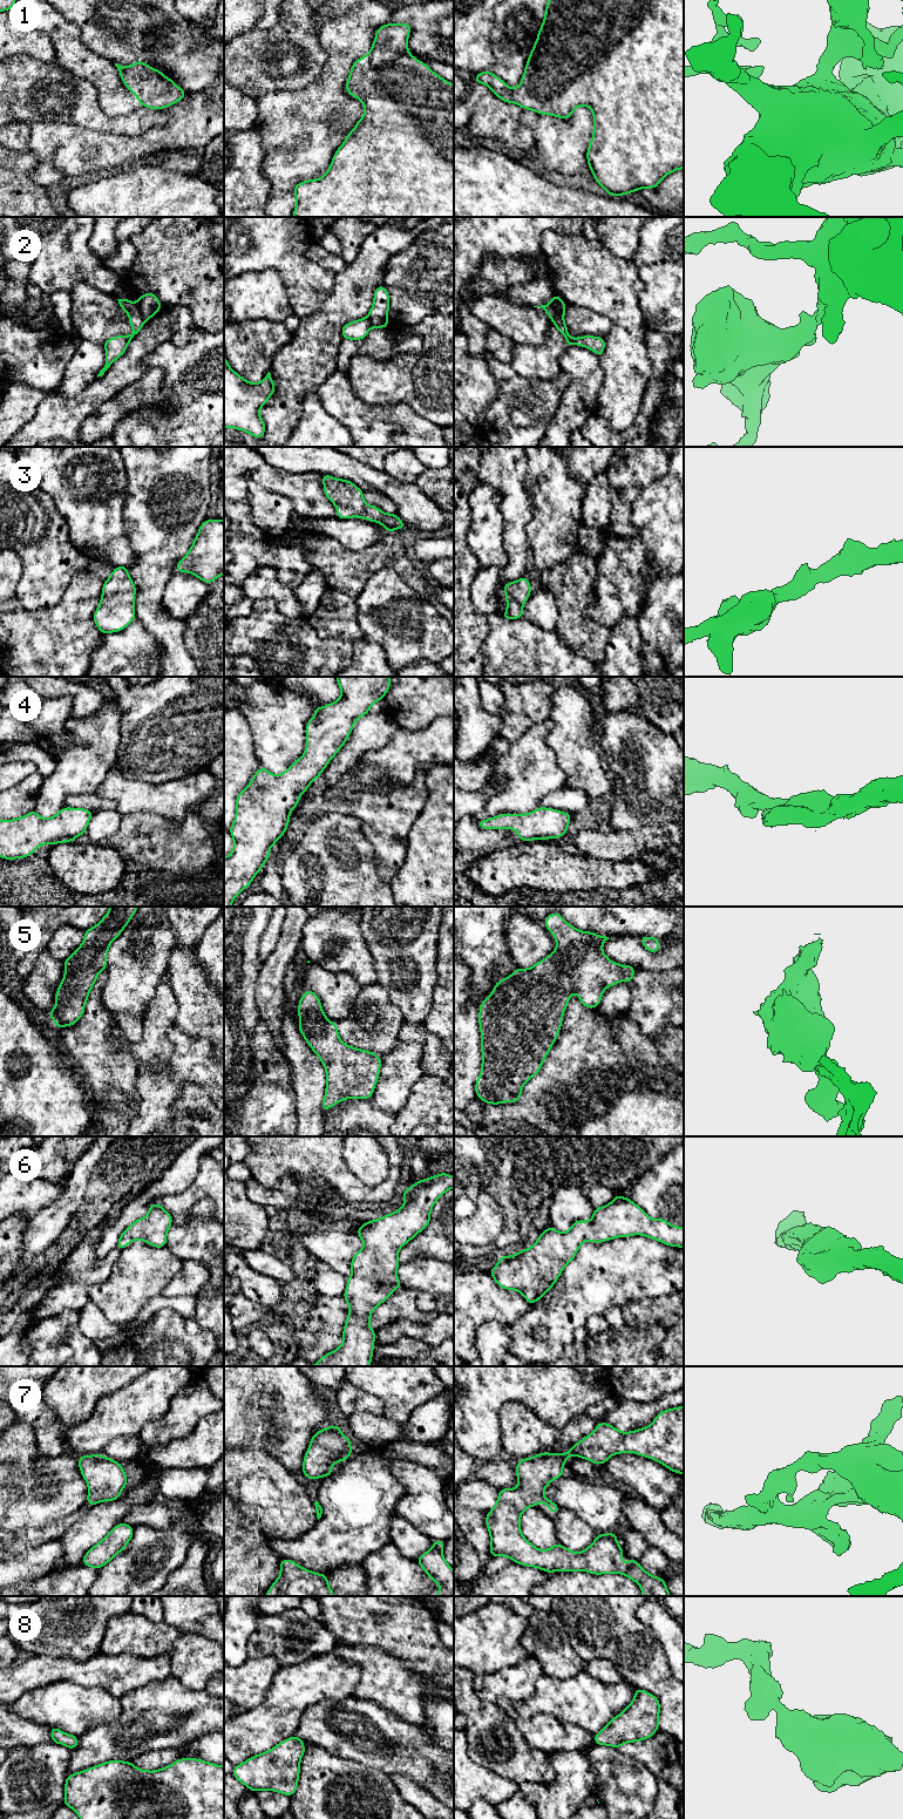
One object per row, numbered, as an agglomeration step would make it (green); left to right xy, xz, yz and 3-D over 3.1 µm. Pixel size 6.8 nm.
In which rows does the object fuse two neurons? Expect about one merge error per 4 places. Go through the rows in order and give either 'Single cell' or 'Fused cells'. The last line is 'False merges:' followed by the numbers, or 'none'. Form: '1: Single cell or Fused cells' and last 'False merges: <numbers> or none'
1: Single cell
2: Fused cells
3: Single cell
4: Single cell
5: Single cell
6: Single cell
7: Single cell
8: Single cell
False merges: 2

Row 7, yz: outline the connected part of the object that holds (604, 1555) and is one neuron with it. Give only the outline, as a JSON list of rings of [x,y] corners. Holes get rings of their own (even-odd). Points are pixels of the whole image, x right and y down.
[[[684,1406],[661,1411],[650,1426],[631,1432],[598,1423],[591,1434],[566,1453],[543,1452],[521,1459],[515,1466],[518,1486],[500,1489],[496,1504],[486,1516],[490,1557],[508,1556],[515,1563],[549,1574],[576,1570],[595,1575],[617,1573],[639,1584],[641,1596],[671,1596],[663,1577],[649,1574],[633,1559],[622,1562],[624,1550],[613,1532],[598,1534],[580,1553],[558,1542],[549,1549],[538,1549],[521,1532],[521,1515],[527,1508],[544,1502],[550,1512],[558,1513],[558,1505],[546,1499],[544,1491],[552,1480],[563,1477],[563,1466],[570,1455],[602,1465],[611,1455],[626,1452],[656,1460],[670,1471],[684,1474]]]

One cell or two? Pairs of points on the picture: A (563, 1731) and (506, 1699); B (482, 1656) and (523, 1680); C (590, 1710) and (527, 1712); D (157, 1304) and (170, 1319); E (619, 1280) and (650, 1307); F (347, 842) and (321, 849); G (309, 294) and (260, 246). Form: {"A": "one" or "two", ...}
{"A": "one", "B": "two", "C": "one", "D": "two", "E": "two", "F": "one", "G": "one"}

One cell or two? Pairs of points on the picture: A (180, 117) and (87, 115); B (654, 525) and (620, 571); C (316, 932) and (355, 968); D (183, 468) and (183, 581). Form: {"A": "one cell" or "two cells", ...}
{"A": "two cells", "B": "one cell", "C": "one cell", "D": "two cells"}

